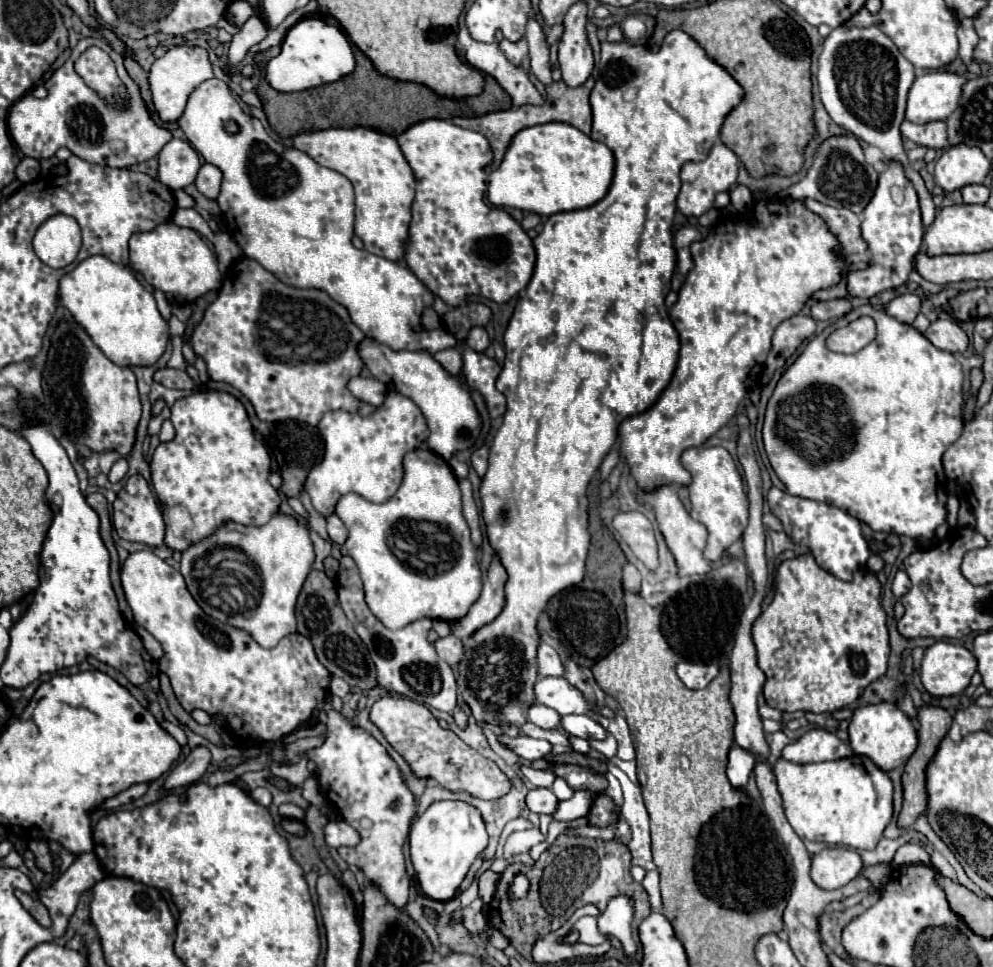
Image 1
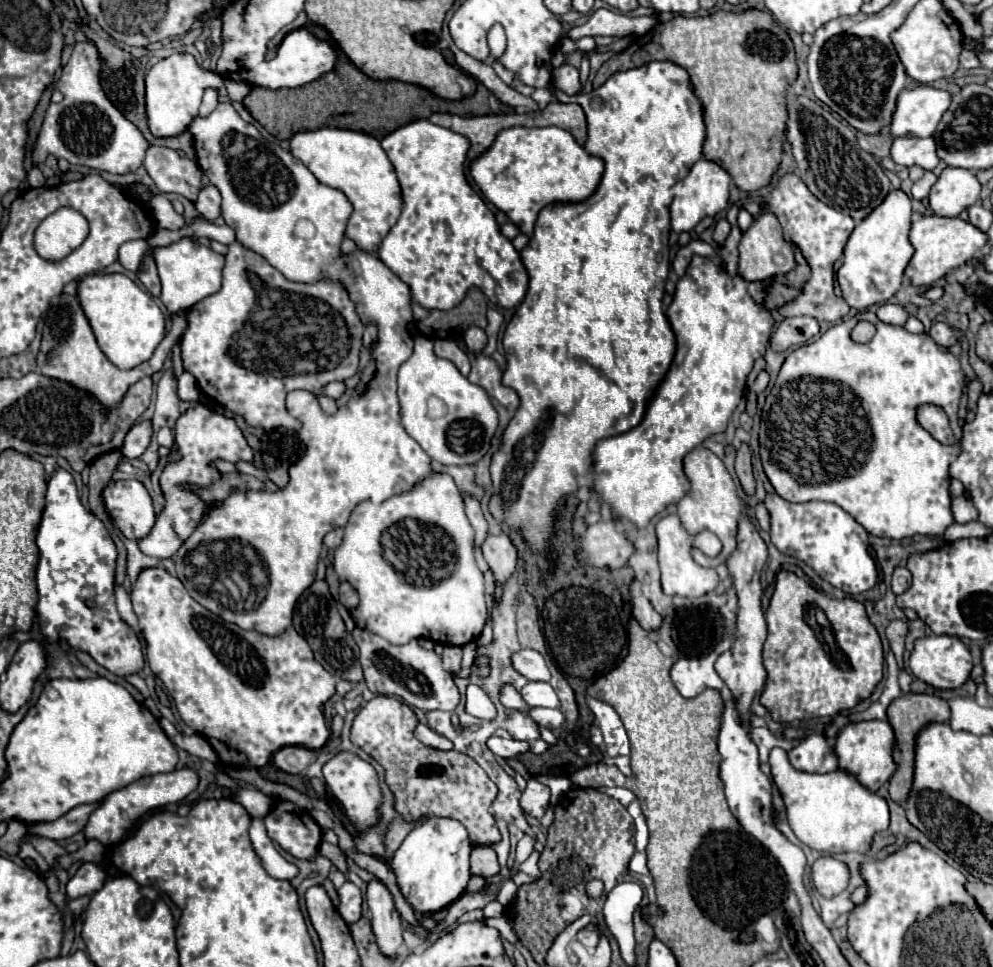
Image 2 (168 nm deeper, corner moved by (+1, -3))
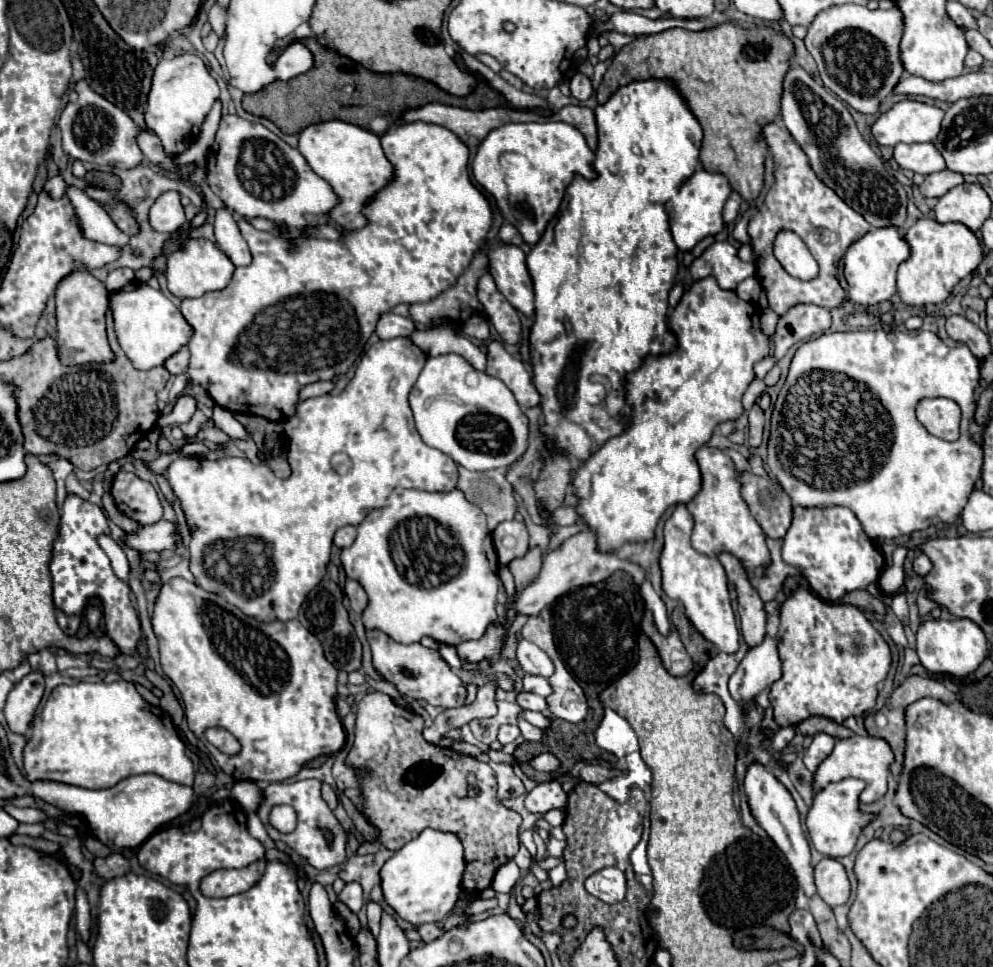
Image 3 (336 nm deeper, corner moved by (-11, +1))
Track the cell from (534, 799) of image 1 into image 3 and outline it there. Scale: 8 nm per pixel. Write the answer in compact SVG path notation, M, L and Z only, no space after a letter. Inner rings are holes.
M542 782L526 794L526 810L546 814L552 808L566 808L566 792L558 782Z

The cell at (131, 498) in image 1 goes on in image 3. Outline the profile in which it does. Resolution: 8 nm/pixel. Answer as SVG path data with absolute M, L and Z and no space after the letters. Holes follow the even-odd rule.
M120 470L112 484L112 496L120 512L138 524L154 524L162 520L162 504L154 486L132 472Z

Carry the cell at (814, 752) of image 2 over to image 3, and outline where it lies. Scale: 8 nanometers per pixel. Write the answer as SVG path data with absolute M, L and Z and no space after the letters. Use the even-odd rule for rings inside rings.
M816 734L814 740L812 740L812 744L810 744L810 748L804 754L804 766L810 772L814 772L818 768L818 764L832 754L834 744L836 744L836 738L828 736L828 734Z

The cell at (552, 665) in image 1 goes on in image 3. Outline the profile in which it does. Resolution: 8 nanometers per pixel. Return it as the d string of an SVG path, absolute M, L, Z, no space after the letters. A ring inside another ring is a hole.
M520 640L518 650L516 650L516 658L518 656L520 656L520 668L526 674L538 674L538 676L544 676L544 678L552 676L552 672L554 672L552 660L536 644L532 644L528 640Z

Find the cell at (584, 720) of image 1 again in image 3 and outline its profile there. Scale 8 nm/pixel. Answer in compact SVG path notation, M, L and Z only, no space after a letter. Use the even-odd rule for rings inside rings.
M518 692L516 694L516 704L524 710L536 710L536 712L546 712L546 700L538 694L532 692Z

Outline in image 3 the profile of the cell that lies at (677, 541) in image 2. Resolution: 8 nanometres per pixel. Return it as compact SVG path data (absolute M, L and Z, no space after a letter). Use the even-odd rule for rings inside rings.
M678 504L672 516L664 524L664 548L658 558L658 564L662 570L662 590L670 598L682 602L688 620L706 640L716 644L718 650L726 654L734 654L738 652L740 634L738 634L734 612L730 606L726 572L716 558L700 554L692 548L690 544L692 526L694 522L690 520L690 512L686 510L686 504Z

